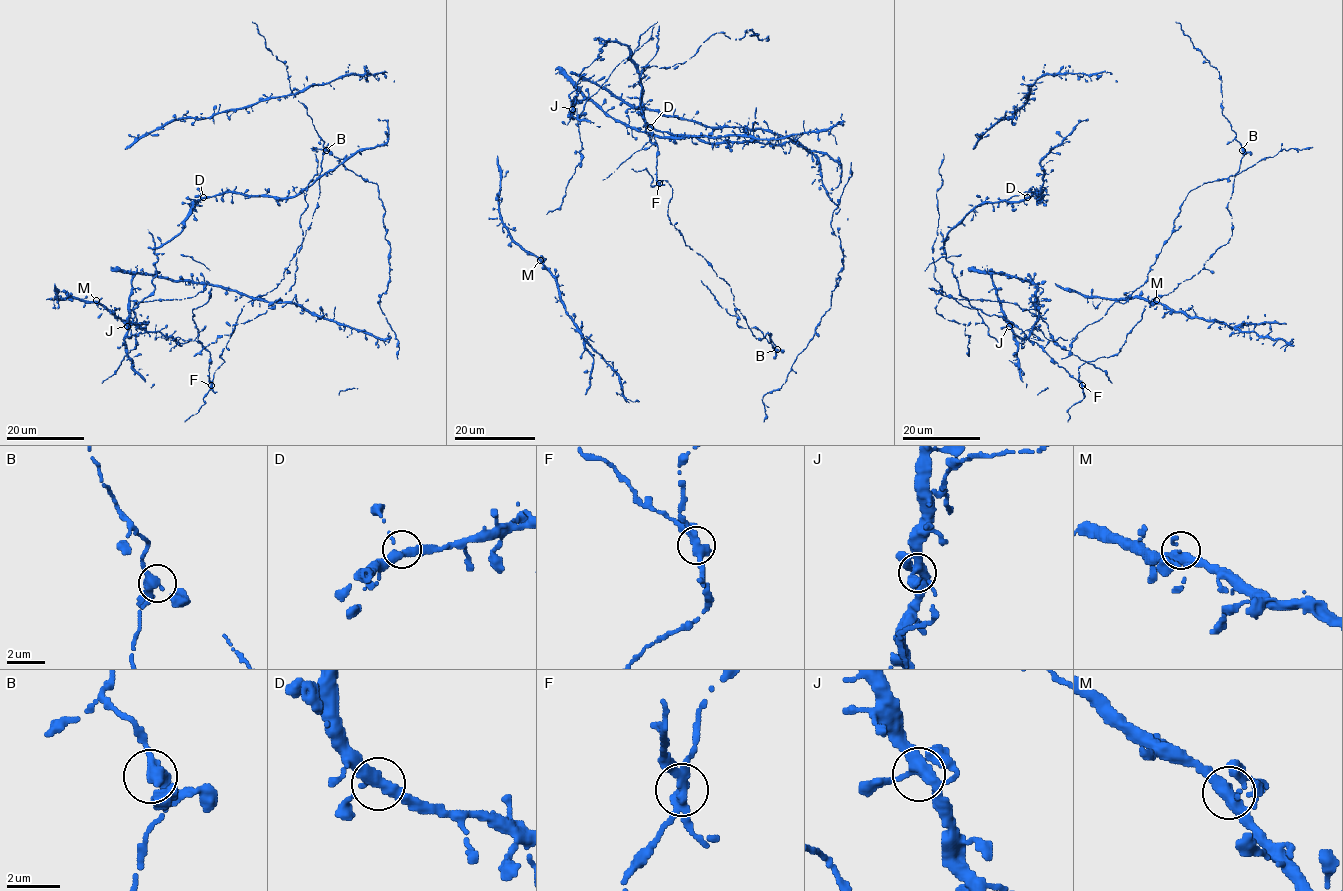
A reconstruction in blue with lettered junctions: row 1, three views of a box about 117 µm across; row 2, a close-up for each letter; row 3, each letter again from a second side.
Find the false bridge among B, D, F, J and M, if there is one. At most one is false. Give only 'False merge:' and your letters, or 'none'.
False merge: F

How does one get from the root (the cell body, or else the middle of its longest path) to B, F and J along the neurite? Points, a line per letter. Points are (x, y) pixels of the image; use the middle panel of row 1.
B: (618, 65), (658, 39), (639, 104), (656, 179), (672, 188), (667, 216), (730, 285), (755, 338), (777, 349)
F: (618, 65), (651, 36), (658, 39), (656, 54), (639, 80), (639, 104), (645, 131), (657, 147), (659, 183)
J: (618, 65), (584, 103), (574, 99), (572, 109)

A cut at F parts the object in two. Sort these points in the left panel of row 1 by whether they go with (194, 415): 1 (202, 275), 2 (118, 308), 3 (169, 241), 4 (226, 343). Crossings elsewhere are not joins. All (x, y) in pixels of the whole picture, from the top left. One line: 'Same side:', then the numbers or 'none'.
Same side: 1, 2, 3, 4

